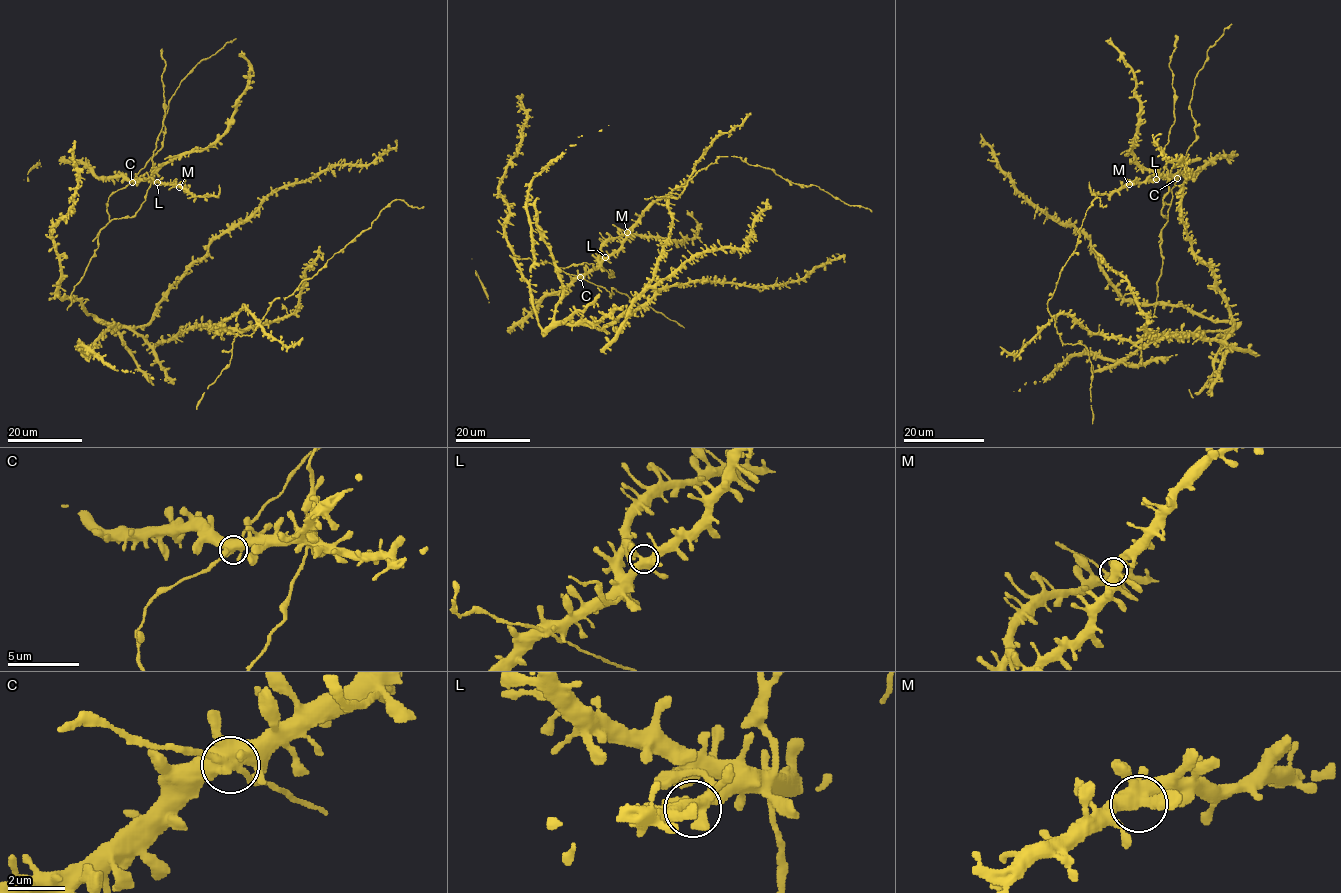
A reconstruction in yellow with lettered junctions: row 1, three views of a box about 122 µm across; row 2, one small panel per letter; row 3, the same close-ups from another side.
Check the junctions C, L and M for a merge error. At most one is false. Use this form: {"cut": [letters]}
{"cut": []}

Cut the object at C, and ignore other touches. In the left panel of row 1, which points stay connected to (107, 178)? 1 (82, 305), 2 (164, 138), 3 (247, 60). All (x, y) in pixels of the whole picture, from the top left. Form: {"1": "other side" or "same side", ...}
{"1": "same side", "2": "other side", "3": "same side"}

